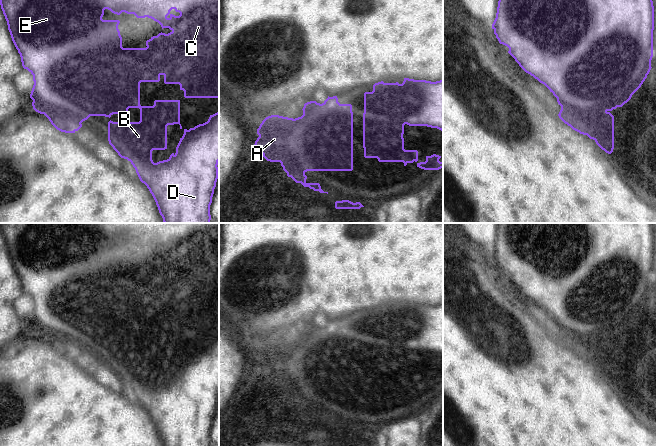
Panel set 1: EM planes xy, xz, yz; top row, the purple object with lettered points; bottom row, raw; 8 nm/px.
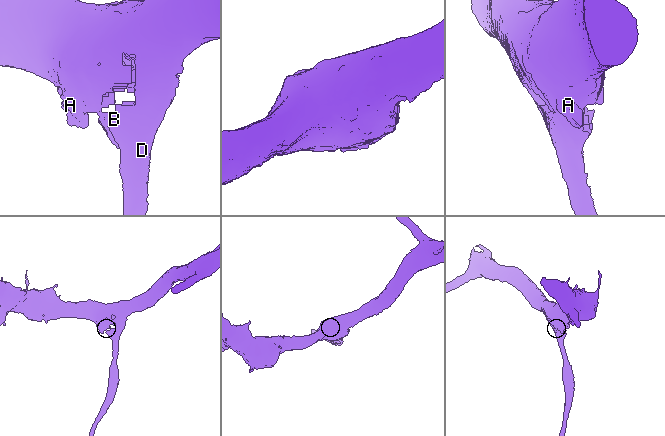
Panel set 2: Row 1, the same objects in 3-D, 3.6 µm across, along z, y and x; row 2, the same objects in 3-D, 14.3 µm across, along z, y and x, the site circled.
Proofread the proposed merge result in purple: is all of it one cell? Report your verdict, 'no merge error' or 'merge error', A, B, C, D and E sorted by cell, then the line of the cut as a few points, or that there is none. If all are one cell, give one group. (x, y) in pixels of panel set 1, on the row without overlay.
no merge error; groups A B C D E; cut none

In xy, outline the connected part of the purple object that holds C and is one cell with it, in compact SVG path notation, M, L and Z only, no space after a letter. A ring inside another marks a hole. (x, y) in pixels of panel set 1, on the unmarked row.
M0 223L0 229L1 229L3 238L5 240L5 243L7 245L8 254L10 256L12 265L16 273L18 274L18 277L20 278L22 290L24 293L27 293L33 299L34 309L33 309L33 312L30 318L30 322L33 324L32 326L33 333L40 338L44 338L57 354L61 356L65 356L65 357L75 357L82 351L81 347L87 344L90 340L105 340L105 341L110 342L113 338L127 338L129 332L139 332L140 333L140 345L139 346L113 346L111 344L108 346L109 368L113 371L113 373L118 377L118 379L121 382L127 383L128 385L131 386L131 388L136 394L136 397L140 405L147 410L150 417L152 418L156 426L156 429L158 431L159 437L163 442L164 447L210 447L210 444L211 444L210 429L212 427L212 421L214 418L214 413L216 411L216 406L217 406L218 398L219 398L218 391L217 391L218 386L219 386L219 335L213 339L210 339L207 346L203 348L199 348L195 350L194 352L190 352L189 354L184 353L184 358L180 362L180 365L176 371L176 377L175 378L172 377L167 384L154 387L152 384L152 375L167 373L167 350L179 348L180 353L182 353L182 350L180 348L180 324L155 324L153 330L141 330L140 329L140 307L141 306L159 306L160 300L163 299L165 308L179 308L180 309L180 314L184 315L185 322L219 322L219 223ZM105 233L108 233L112 237L117 238L117 239L120 239L122 236L125 236L127 238L134 238L137 242L145 242L145 241L151 242L154 245L158 246L161 249L162 253L169 252L171 256L168 258L161 256L157 260L151 261L149 264L146 265L146 270L147 270L146 272L123 272L122 261L118 253L118 249L120 245L119 244L103 244L102 241L104 239Z

